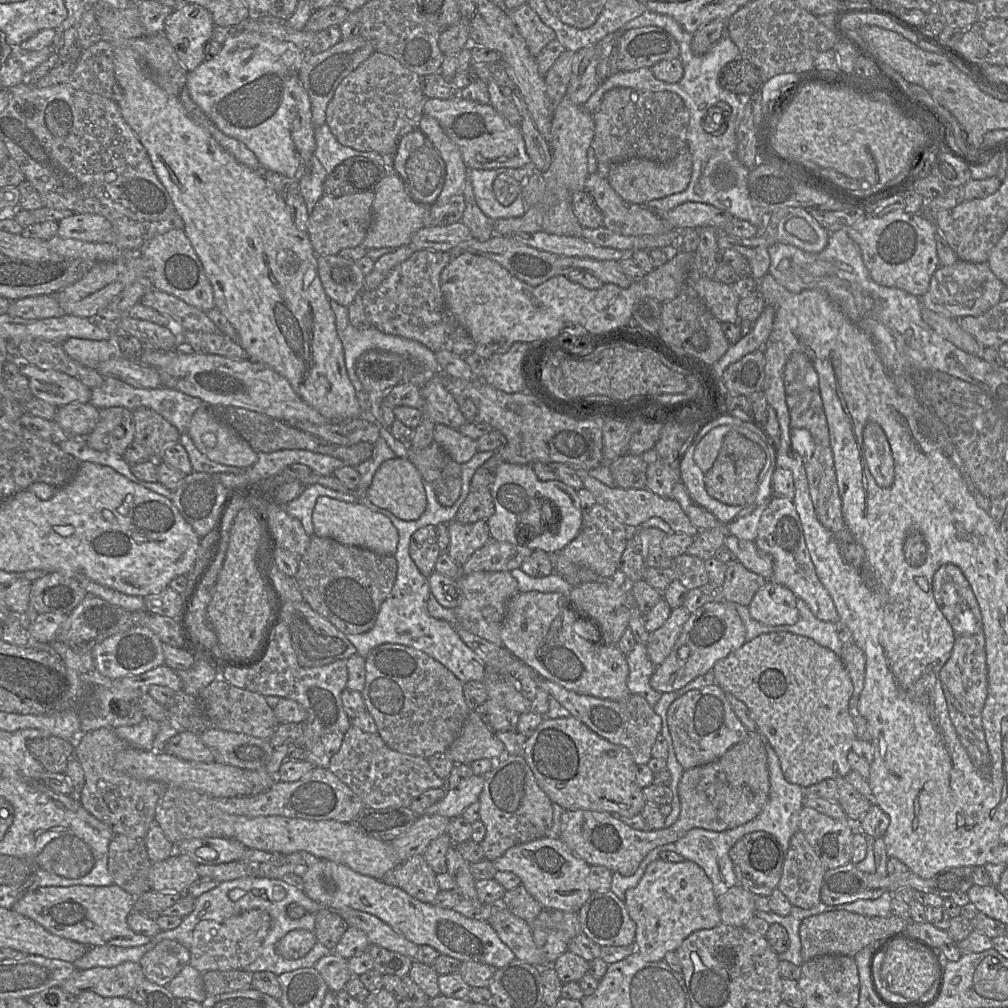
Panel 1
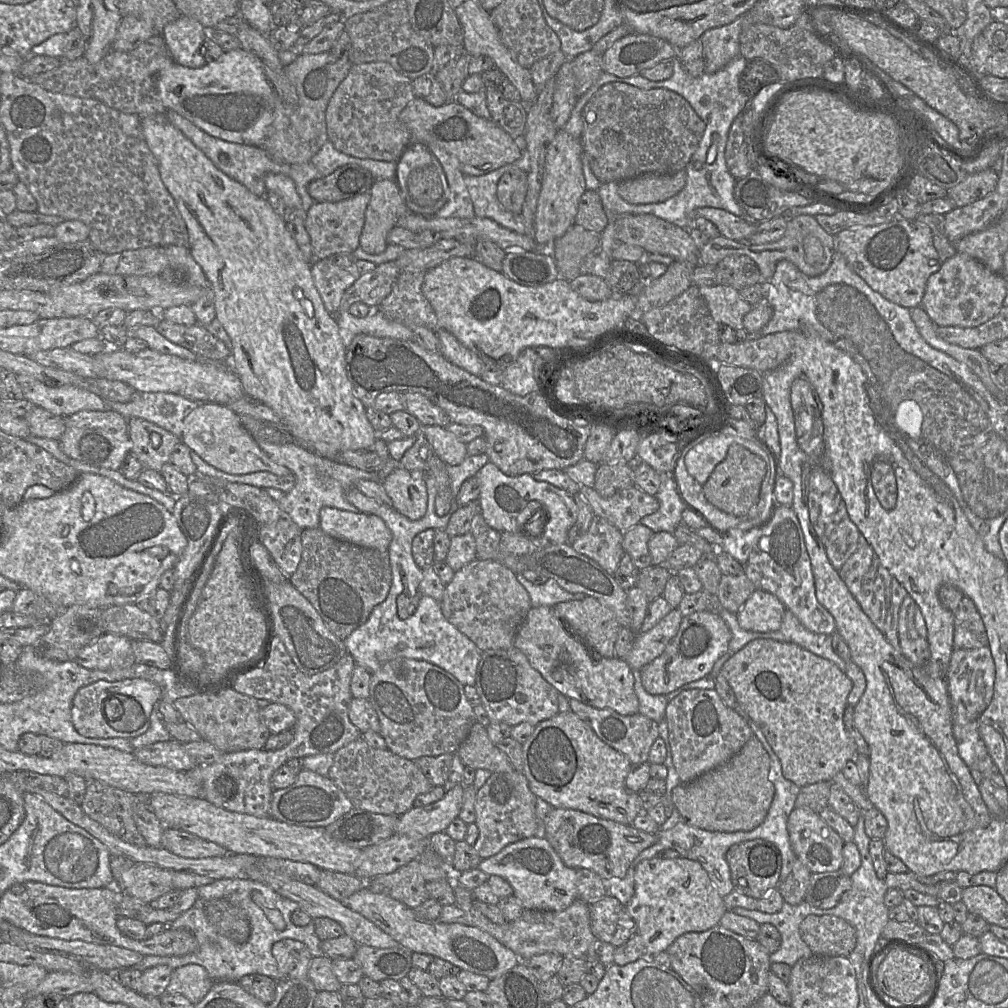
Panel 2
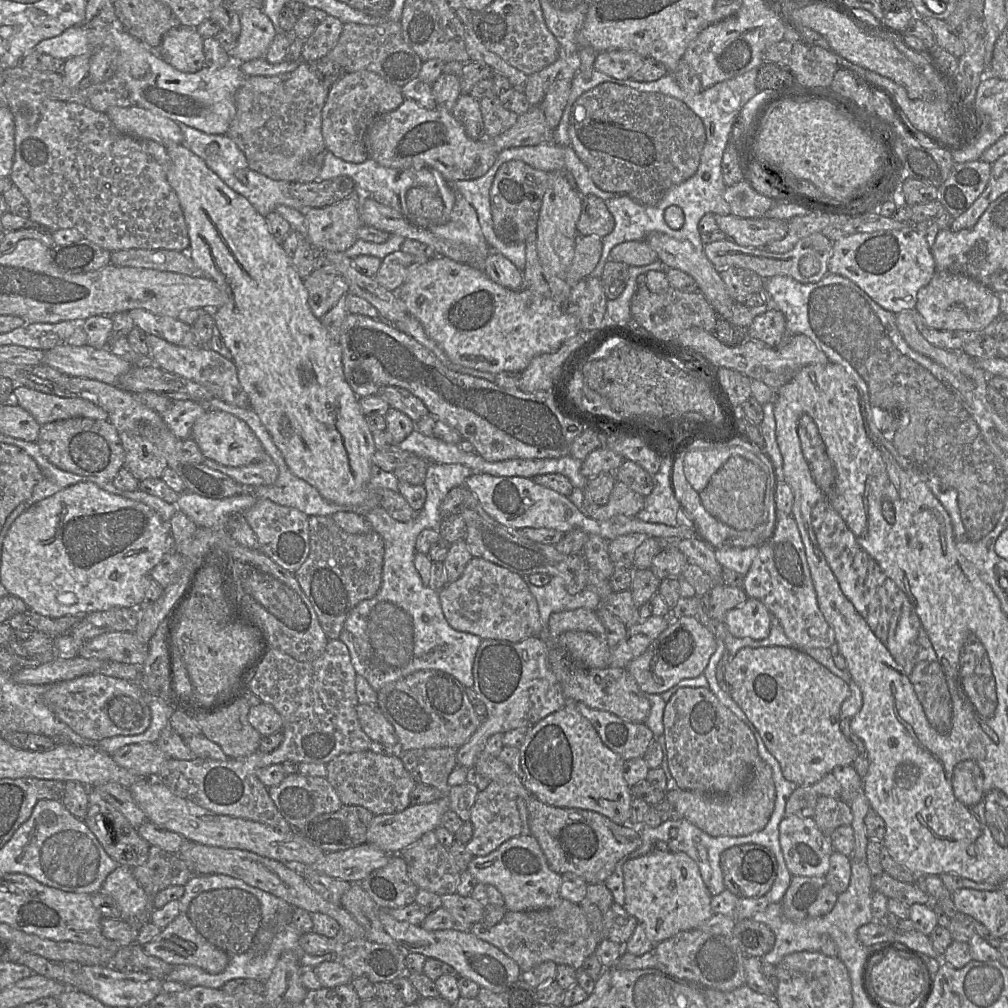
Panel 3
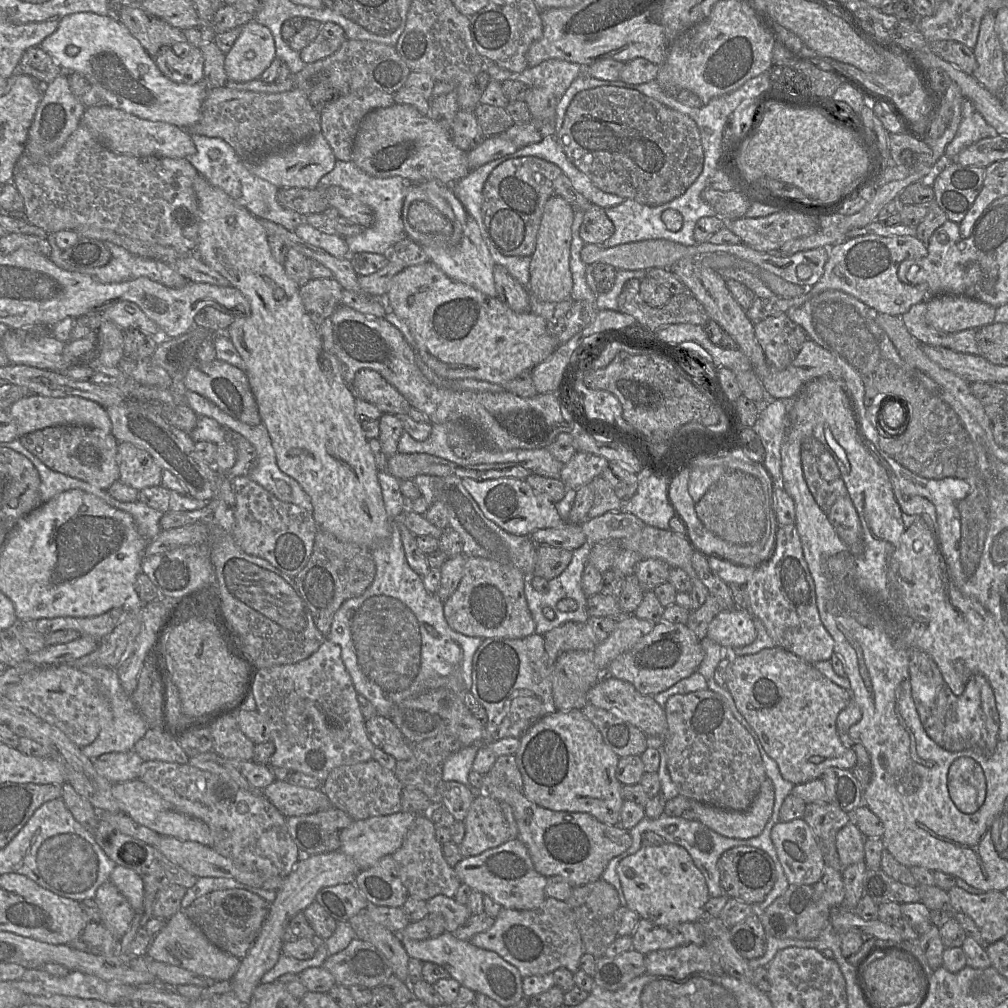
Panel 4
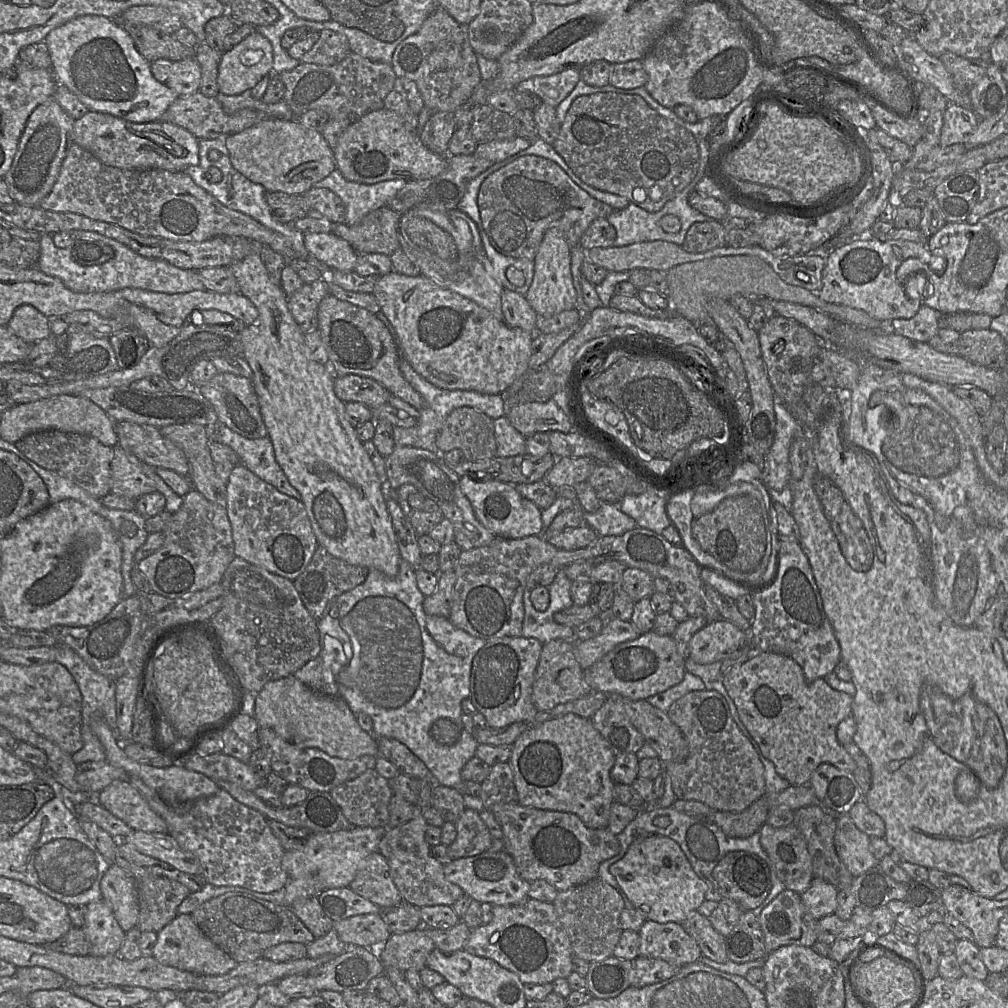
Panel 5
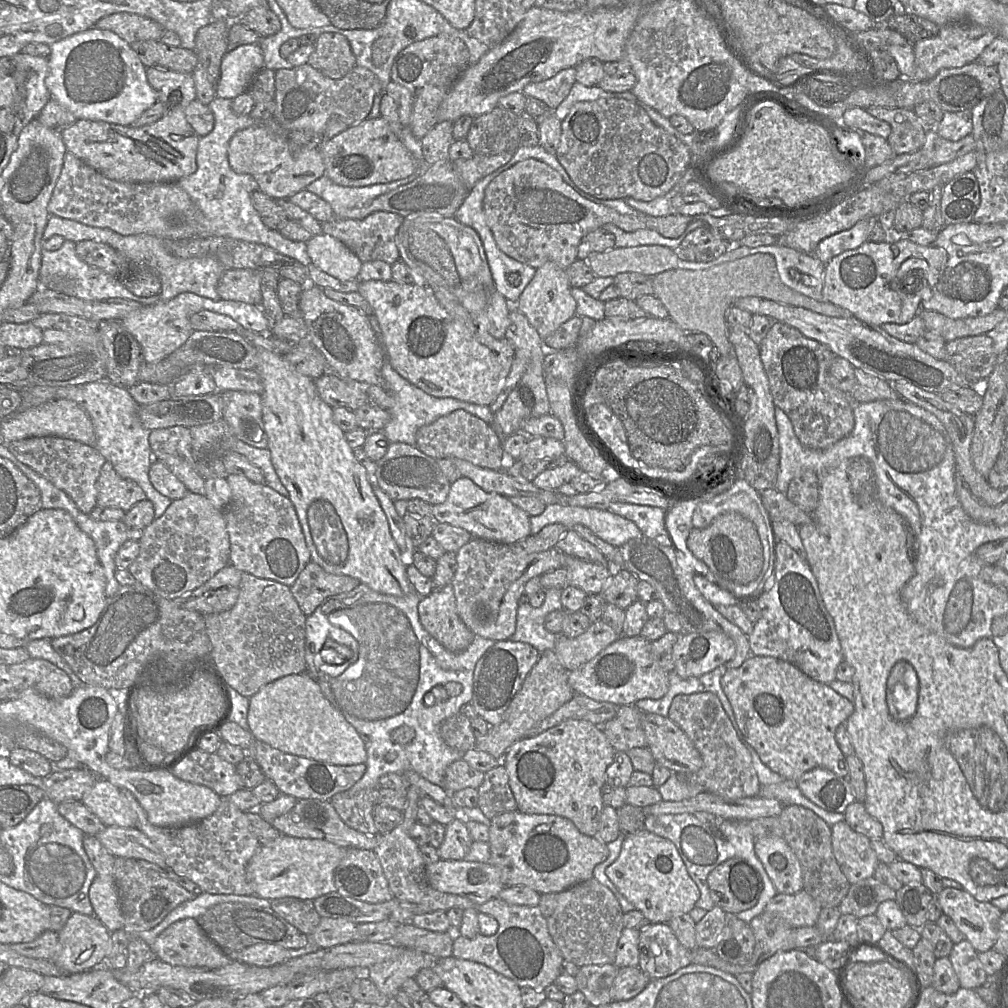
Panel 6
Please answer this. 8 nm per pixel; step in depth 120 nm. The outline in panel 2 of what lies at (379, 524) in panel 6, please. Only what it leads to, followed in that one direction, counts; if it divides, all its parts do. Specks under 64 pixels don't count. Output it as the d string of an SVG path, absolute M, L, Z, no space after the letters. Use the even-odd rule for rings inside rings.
M164 114L143 116L140 118L140 123L146 143L157 160L161 180L173 197L186 223L188 248L191 255L202 268L213 290L215 318L219 320L231 339L230 366L240 378L245 395L271 408L283 422L285 433L289 434L293 441L314 454L332 459L342 451L370 447L377 439L378 433L370 422L368 409L357 398L352 384L348 380L345 369L346 349L339 333L338 323L335 316L325 309L321 296L314 284L311 274L311 263L304 259L296 241L287 230L287 223L273 210L266 197L256 196L244 185L218 169L199 148L166 119Z

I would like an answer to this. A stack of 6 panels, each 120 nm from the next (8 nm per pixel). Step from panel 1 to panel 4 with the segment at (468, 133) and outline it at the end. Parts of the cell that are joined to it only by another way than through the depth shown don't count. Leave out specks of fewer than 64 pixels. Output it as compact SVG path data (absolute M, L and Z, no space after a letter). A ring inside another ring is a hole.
M393 104L370 111L360 122L351 161L367 174L388 178L401 176L408 183L437 181L452 186L470 173L467 153L452 141L447 130L415 107Z

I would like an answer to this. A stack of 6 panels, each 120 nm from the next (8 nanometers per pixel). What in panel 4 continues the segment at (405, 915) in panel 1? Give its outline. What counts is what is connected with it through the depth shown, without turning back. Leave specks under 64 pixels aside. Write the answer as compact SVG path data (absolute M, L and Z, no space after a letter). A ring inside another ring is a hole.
M448 932L428 940L400 939L409 958L442 966L461 986L484 994L504 1007L514 1006L524 997L520 972L494 951L481 949L470 941L459 940Z

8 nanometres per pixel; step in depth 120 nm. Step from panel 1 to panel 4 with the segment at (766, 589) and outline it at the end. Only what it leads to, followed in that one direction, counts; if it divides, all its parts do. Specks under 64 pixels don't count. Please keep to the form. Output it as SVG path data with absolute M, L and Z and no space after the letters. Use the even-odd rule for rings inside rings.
M725 609L711 621L706 637L726 649L750 645L757 637L754 618L749 610Z

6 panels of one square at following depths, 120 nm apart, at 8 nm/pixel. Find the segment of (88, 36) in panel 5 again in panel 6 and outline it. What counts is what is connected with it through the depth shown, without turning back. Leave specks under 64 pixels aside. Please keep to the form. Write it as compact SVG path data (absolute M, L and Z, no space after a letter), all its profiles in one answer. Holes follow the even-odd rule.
M91 27L50 45L45 85L53 98L77 120L131 125L157 101L146 70L131 45L112 31Z

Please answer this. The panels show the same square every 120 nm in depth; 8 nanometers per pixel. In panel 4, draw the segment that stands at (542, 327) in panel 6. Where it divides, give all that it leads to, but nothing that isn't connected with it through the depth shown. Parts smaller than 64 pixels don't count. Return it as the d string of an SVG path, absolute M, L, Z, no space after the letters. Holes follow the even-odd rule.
M553 196L544 206L536 248L531 256L529 295L541 302L561 302L571 298L573 278L570 270L573 208L561 197Z

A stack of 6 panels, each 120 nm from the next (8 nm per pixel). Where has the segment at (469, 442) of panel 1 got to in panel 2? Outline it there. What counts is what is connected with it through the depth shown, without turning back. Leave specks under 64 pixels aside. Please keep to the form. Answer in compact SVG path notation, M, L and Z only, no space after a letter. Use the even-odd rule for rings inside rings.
M436 425L422 426L420 432L425 435L434 454L447 465L459 465L466 458L467 444L461 442L454 434L444 427Z

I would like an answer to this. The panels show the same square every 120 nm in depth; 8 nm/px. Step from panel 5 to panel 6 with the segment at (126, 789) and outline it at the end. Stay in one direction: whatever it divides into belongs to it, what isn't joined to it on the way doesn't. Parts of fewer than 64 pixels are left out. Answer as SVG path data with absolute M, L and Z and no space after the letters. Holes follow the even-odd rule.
M98 778L81 801L106 827L136 828L137 815L122 796L121 788L104 778Z

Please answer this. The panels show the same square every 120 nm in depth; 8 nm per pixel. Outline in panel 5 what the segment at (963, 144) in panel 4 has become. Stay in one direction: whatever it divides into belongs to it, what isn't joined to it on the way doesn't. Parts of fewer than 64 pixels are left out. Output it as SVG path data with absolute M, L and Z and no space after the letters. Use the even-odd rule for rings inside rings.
M950 103L943 117L940 146L963 143L978 127L980 119L972 109Z

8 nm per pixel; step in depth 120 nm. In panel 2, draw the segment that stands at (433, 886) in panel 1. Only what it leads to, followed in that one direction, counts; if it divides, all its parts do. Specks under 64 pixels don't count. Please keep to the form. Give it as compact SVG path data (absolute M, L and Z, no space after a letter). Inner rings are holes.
M418 859L411 860L391 873L377 875L364 882L370 891L389 896L411 909L429 898L427 882L421 874Z

